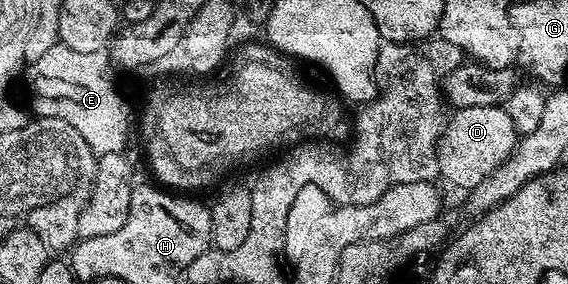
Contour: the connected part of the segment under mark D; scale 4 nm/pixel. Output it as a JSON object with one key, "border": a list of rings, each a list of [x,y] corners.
{"border":[[[473,105],[456,109],[448,117],[445,133],[437,144],[437,172],[457,188],[470,190],[501,165],[513,152],[519,139],[517,127],[511,122],[504,107]]]}

